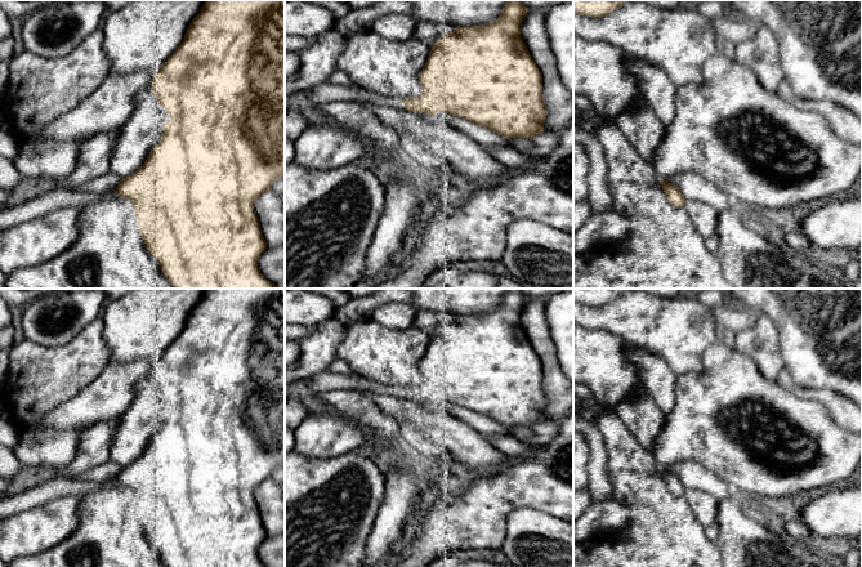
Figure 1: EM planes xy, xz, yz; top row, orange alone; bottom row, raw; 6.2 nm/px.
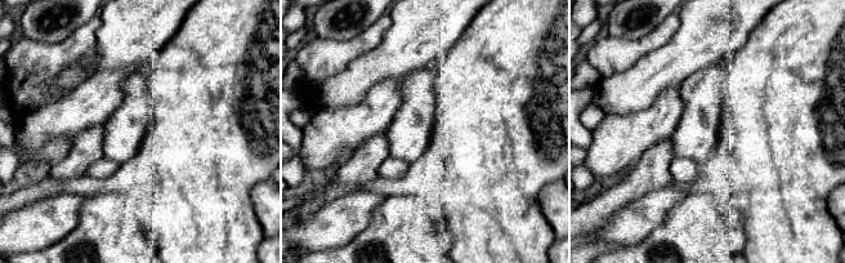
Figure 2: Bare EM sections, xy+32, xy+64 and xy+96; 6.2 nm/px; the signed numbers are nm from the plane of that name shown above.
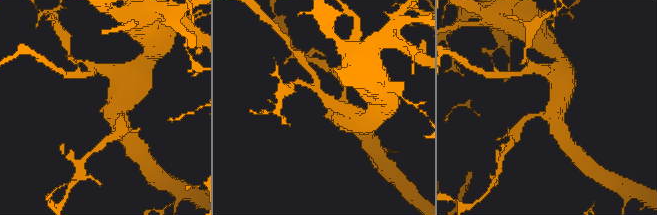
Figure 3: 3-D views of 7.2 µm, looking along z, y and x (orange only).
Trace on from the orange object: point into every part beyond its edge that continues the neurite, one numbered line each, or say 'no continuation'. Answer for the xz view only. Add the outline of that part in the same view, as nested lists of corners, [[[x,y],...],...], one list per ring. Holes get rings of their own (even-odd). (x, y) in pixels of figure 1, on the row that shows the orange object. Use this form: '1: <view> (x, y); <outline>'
1: xz (324, 93); [[[323,82],[309,88],[309,99],[312,103],[318,106],[331,102],[356,101],[393,107],[397,110],[405,108],[405,103],[401,98],[381,95],[357,85],[349,88],[330,82]]]

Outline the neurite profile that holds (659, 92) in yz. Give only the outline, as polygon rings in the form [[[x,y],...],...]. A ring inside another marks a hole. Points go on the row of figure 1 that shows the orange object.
[[[630,58],[627,70],[634,75],[639,91],[653,110],[656,117],[666,126],[675,117],[676,86],[666,72],[640,58]]]

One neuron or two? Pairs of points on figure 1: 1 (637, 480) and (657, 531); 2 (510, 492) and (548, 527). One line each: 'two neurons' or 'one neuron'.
1: one neuron
2: two neurons

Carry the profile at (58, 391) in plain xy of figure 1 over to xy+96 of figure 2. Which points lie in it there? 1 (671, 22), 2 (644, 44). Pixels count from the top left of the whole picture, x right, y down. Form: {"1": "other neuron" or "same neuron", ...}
{"1": "same neuron", "2": "same neuron"}

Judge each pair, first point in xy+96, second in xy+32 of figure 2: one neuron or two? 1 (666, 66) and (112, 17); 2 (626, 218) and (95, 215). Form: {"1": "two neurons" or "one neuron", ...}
{"1": "one neuron", "2": "two neurons"}

